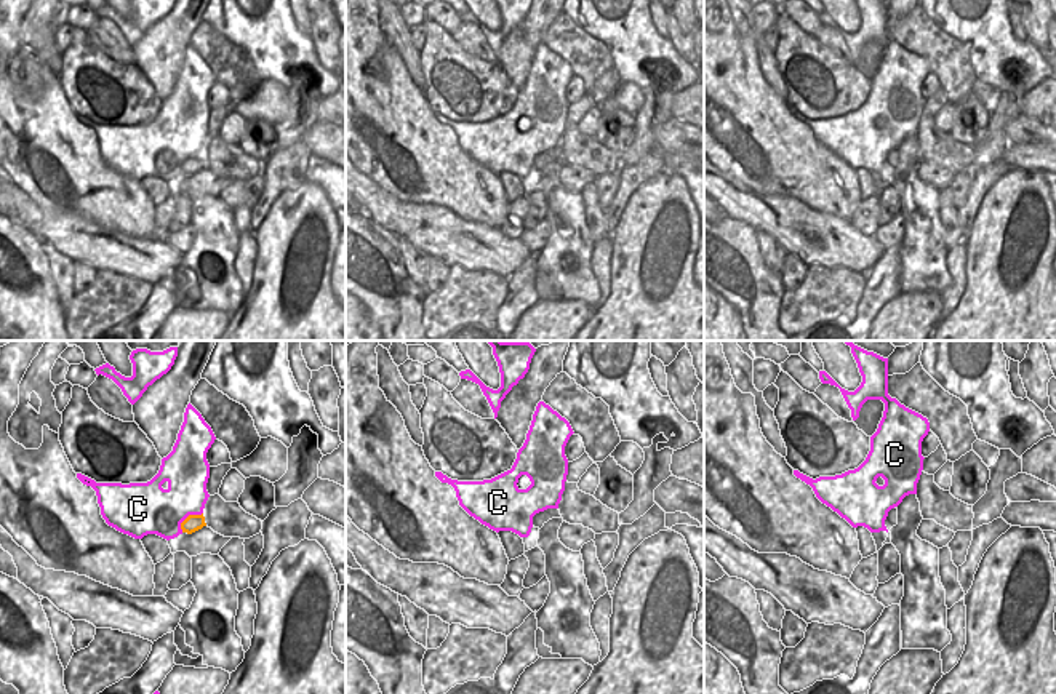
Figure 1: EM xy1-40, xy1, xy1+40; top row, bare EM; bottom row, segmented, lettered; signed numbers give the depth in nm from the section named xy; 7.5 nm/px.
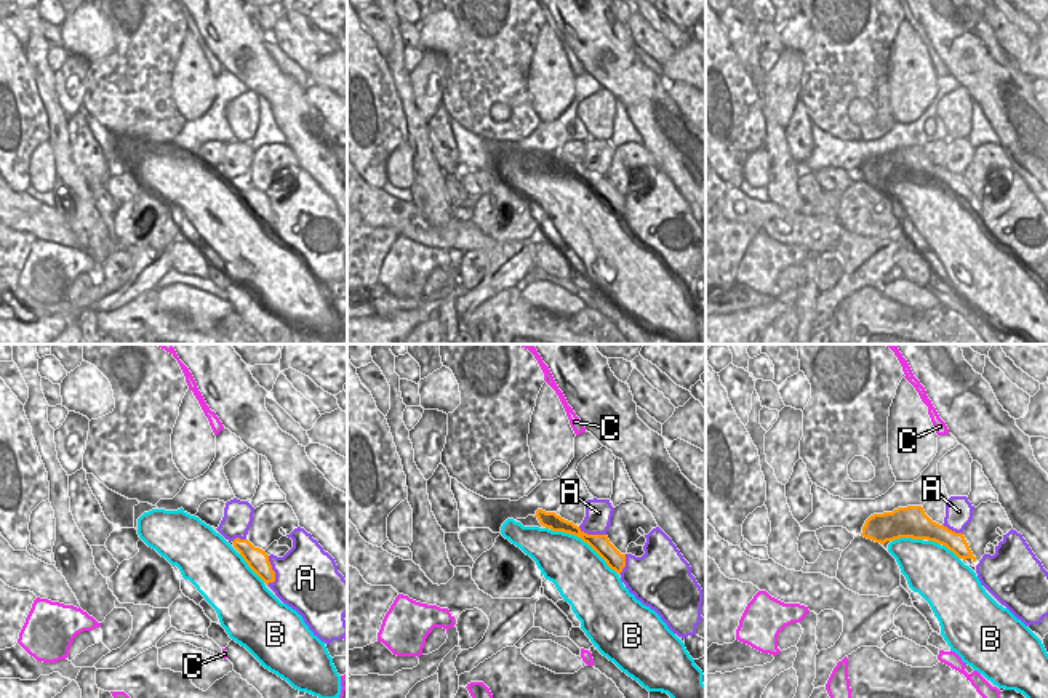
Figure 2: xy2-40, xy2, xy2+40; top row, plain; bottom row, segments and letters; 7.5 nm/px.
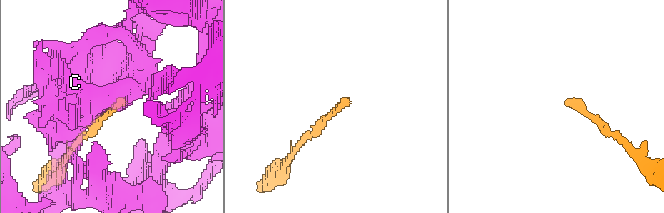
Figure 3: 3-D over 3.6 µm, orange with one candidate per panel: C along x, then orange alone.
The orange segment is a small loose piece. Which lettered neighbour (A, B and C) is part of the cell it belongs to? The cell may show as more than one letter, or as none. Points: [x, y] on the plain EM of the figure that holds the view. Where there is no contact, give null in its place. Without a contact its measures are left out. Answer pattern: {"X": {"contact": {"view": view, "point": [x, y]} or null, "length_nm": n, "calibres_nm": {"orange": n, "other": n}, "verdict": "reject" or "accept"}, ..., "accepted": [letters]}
{"A": {"contact": {"view": "xy2-40", "point": [274, 213]}, "length_nm": 220, "calibres_nm": {"orange": 170, "other": 480}, "verdict": "reject"}, "B": {"contact": {"view": "xy2", "point": [584, 183]}, "length_nm": 600, "calibres_nm": {"orange": 140, "other": 400}, "verdict": "reject"}, "C": {"contact": {"view": "xy1-40", "point": [188, 159]}, "length_nm": 220, "calibres_nm": {"orange": 130, "other": 360}, "verdict": "reject"}, "accepted": []}

